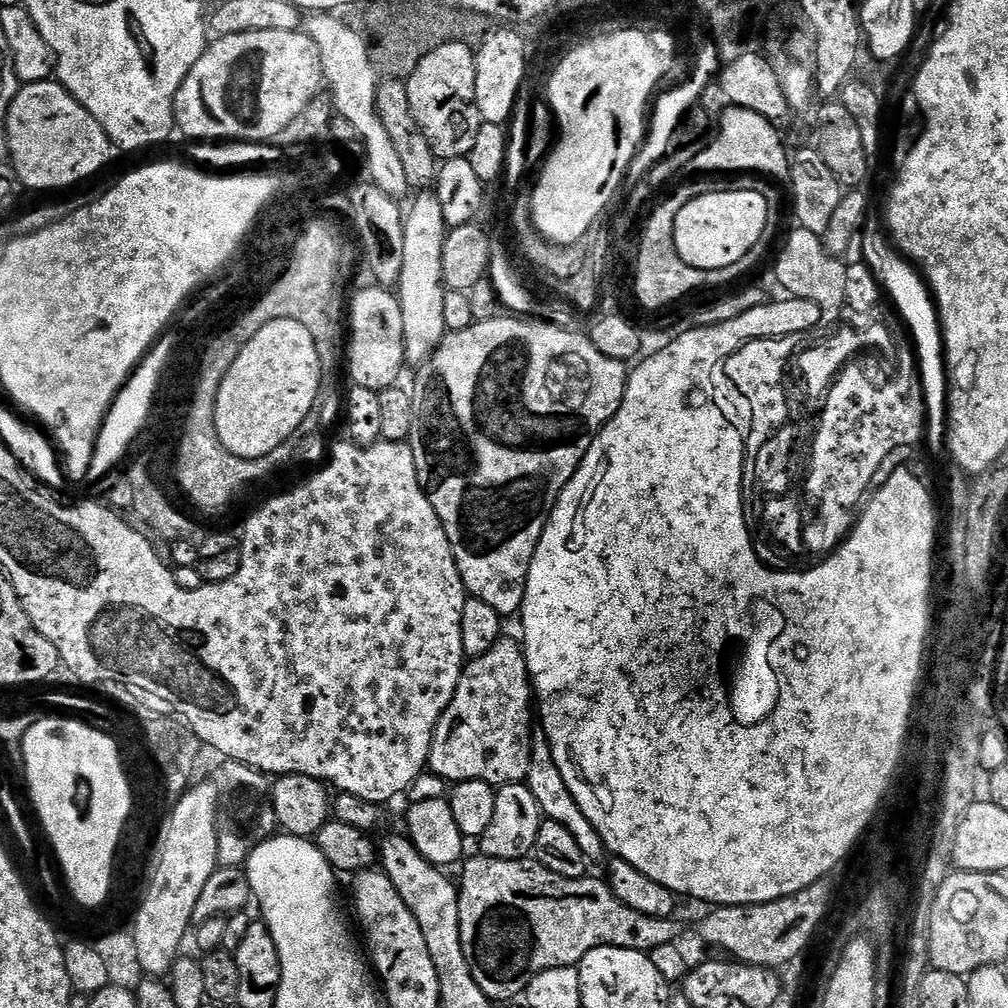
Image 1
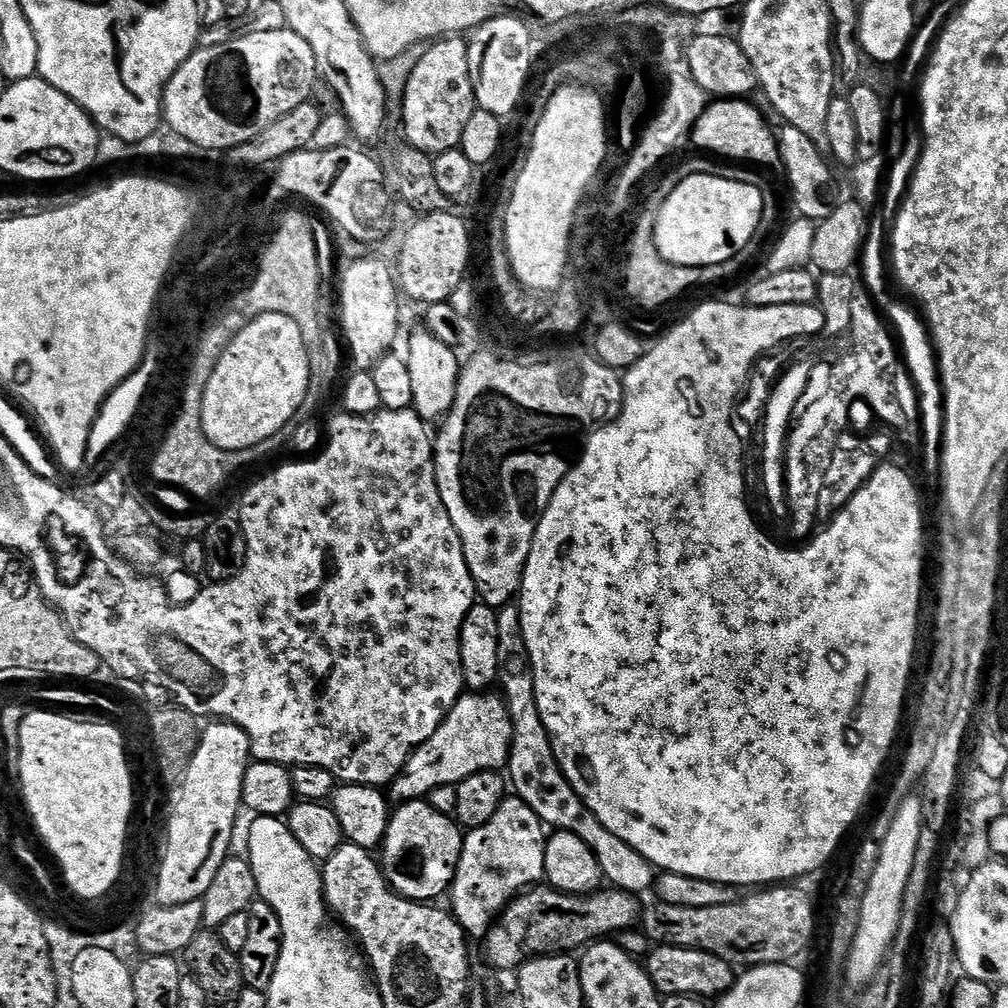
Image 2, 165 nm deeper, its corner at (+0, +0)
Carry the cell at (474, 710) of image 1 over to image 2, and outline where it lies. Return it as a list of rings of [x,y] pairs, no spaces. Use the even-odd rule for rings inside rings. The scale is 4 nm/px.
[[[480,690],[469,691],[467,694],[461,695],[450,711],[444,713],[444,721],[440,723],[438,730],[434,730],[434,734],[425,744],[412,751],[412,756],[405,762],[404,769],[392,781],[390,796],[393,801],[407,802],[426,798],[430,794],[430,790],[434,790],[440,784],[457,785],[474,774],[494,772],[507,765],[508,745],[512,739],[512,719],[503,699],[499,695],[488,695],[492,694],[485,694]]]

